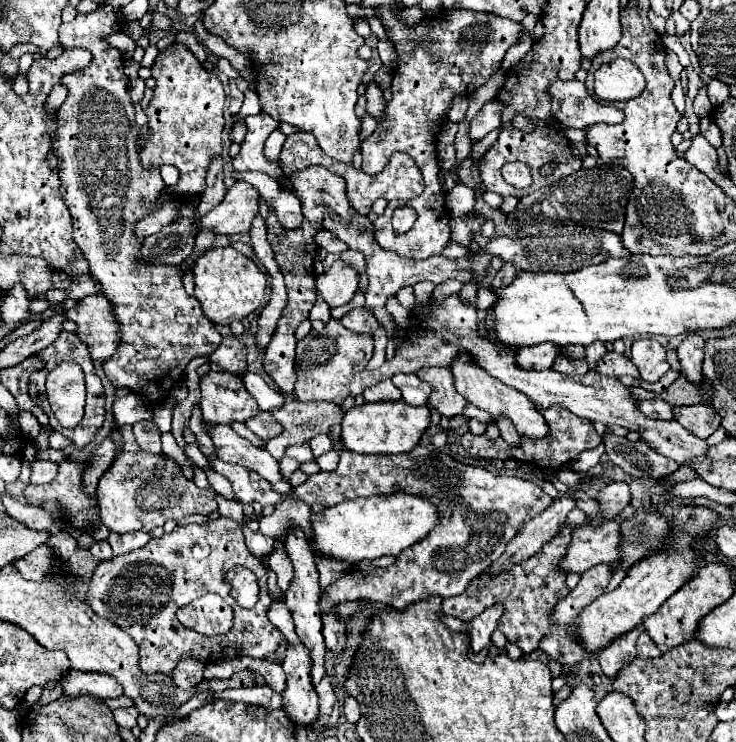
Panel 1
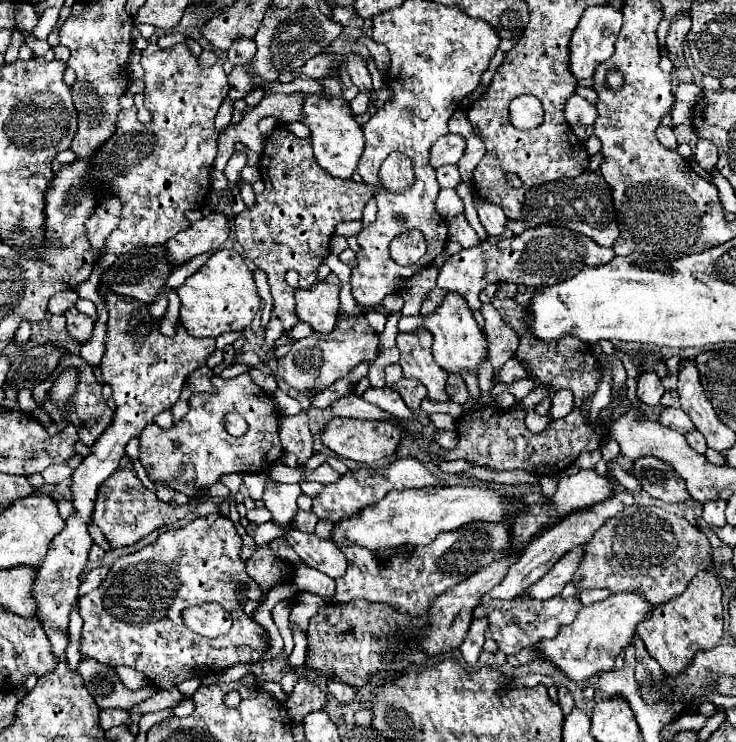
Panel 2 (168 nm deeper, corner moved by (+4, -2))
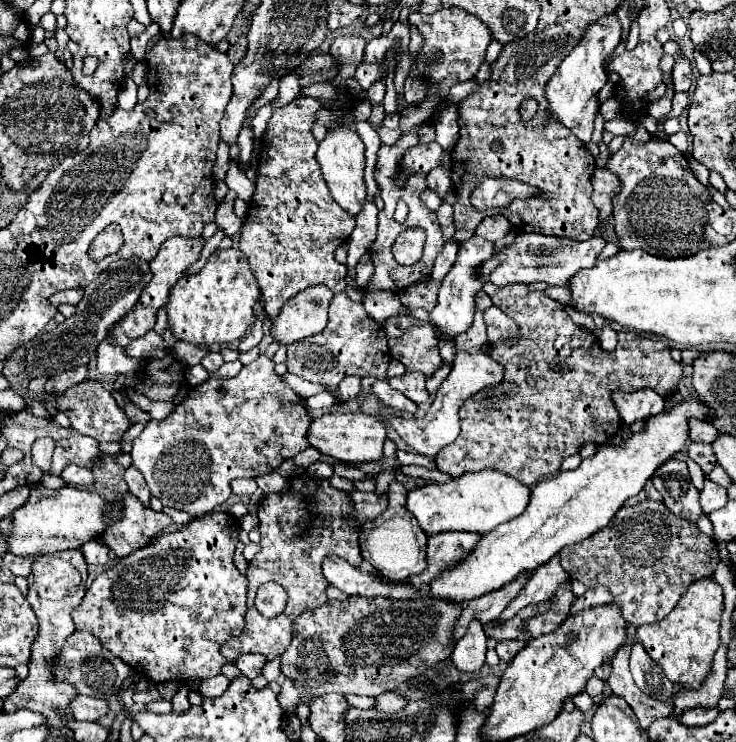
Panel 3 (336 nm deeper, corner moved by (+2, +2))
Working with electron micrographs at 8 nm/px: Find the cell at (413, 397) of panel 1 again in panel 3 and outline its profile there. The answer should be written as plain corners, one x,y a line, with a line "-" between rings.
405,372
397,378
391,378
389,384
391,388
403,392
407,398
411,398
415,404
427,402
429,400
429,392
425,390
425,374
423,372

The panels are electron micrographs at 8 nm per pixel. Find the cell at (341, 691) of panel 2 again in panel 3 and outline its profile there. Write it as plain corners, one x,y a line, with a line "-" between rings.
347,694
345,696
347,704
355,706
359,709
371,709
371,706
375,705
375,698
367,698
367,696
353,696
353,694

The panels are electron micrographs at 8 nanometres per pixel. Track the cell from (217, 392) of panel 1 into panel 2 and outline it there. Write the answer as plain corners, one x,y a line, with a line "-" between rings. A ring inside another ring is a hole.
249,372
229,382
221,380
217,384
217,394
193,394
189,412
185,418
177,420
173,428
161,430
157,424
149,424
139,436
139,462
151,480
189,498
203,500
209,486
217,484
221,476
233,472
267,472
285,454
279,440
281,414
273,404
271,396
253,382
-
227,412
239,412
247,420
249,430
245,436
235,438
227,434
223,426

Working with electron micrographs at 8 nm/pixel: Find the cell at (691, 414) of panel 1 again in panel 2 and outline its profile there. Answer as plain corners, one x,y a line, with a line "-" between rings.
691,432
691,434
687,434
685,438
687,438
687,444
689,444
691,448
695,448
695,452
705,454
707,444
705,444
705,440
703,440
703,434
701,434
701,432

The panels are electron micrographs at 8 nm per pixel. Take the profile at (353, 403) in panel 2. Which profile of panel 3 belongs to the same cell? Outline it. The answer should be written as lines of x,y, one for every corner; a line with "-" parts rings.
457,352
455,356
455,362
453,362
453,368
451,368
451,374
447,376
447,380
439,386
439,392
435,396
435,402
431,404
429,412
425,414
423,420
405,420
401,416
391,416
387,420
389,428
393,428
415,452
419,454
425,454
429,458
435,458
435,452
441,450
443,446
451,444
457,436
459,436
459,406
469,398
473,396
475,392
483,390
483,388
491,388
491,386
497,386
501,384
503,380
503,374
505,374
505,368
495,362
493,358
477,352
477,354
465,354
465,352

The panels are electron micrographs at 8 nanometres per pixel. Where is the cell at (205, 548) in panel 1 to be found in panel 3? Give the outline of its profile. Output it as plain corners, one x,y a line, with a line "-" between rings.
213,512
213,518
195,518
191,520
183,530
179,532
171,532
171,534
161,534
159,538
155,538
151,544
147,544
145,548
121,558
113,568
109,568
107,572
99,574
95,578
95,582
91,584
91,588
87,590
81,606
77,606
73,610
73,620
75,620
75,628
77,630
87,630
91,632
103,648
107,648
109,652
113,652
115,656
119,656
123,662
127,662
133,670
137,670
143,676
149,676
153,682
163,684
163,682
183,682
189,678
195,680
203,680
209,676
215,676
221,672
221,668
225,664
229,664
225,660
225,656
221,654
221,646
231,638
231,632
235,628
245,628
245,612
247,612
247,578
235,568
233,564
233,552
235,546
239,542
239,524
237,520
229,518
229,514
223,512

